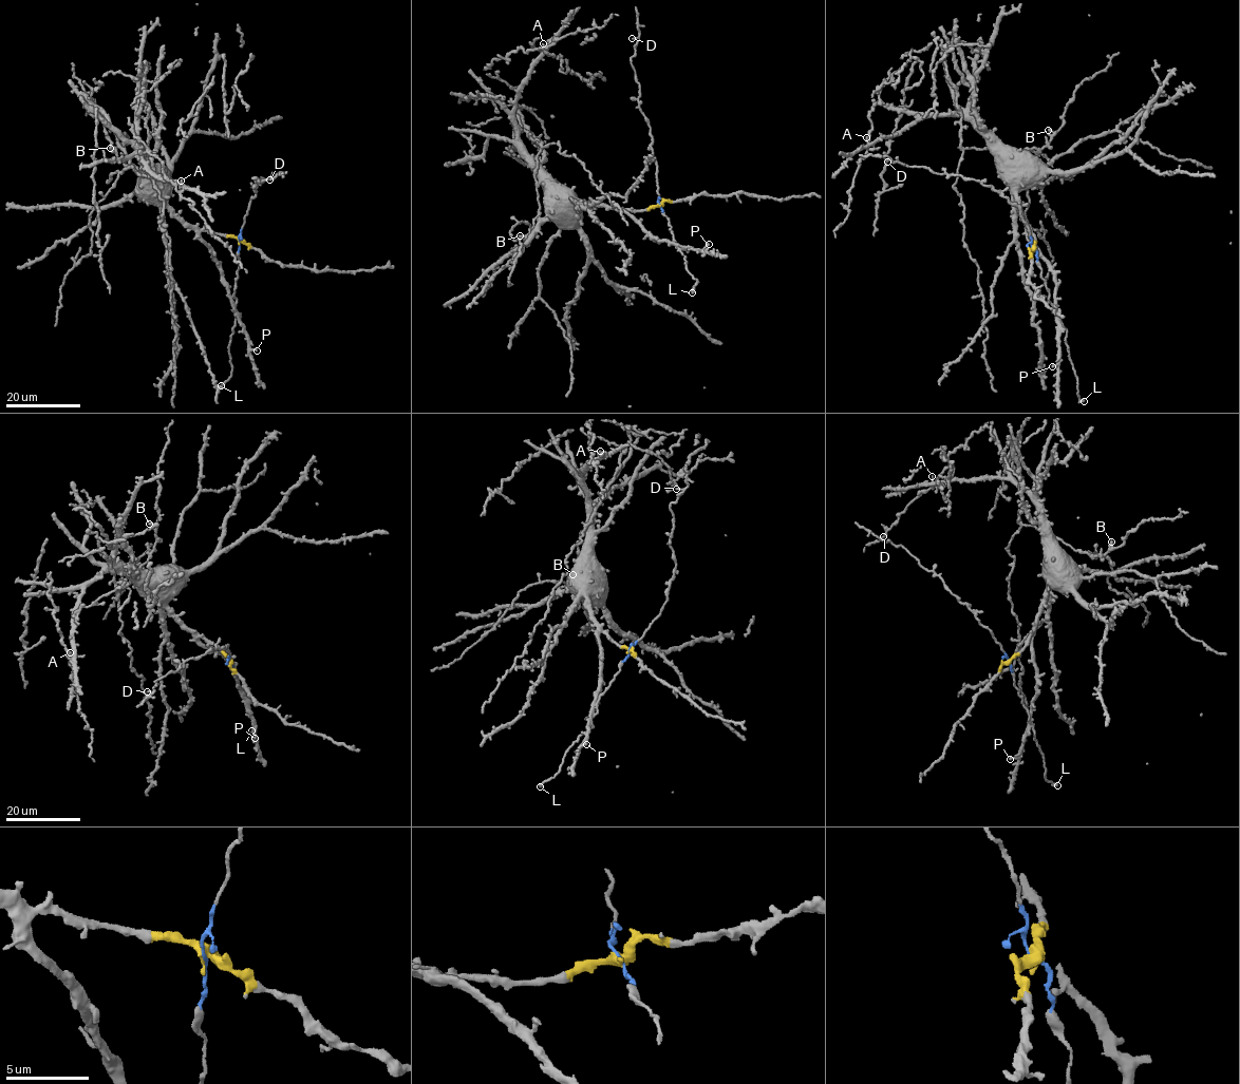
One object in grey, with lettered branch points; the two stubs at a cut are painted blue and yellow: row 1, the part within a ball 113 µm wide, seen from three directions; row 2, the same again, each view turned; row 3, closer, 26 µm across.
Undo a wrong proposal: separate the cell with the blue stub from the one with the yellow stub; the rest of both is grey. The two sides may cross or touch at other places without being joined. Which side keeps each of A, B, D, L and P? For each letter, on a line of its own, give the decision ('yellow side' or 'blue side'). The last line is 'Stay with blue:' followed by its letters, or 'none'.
A: yellow side
B: yellow side
D: blue side
L: blue side
P: yellow side
Stay with blue: D, L

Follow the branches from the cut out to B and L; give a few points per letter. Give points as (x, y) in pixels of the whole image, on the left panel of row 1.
B: (239, 240), (190, 228), (144, 184), (143, 175), (129, 164), (125, 166), (110, 148)
L: (239, 240), (239, 267), (233, 297), (237, 300), (233, 310), (236, 316), (228, 354), (231, 376), (220, 386)

